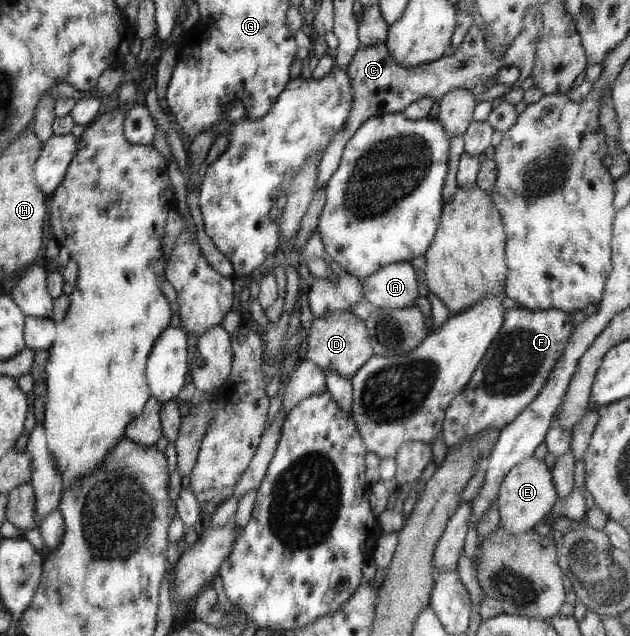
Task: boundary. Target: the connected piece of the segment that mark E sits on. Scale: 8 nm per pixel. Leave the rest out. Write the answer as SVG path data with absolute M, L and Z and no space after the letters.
M528 457L513 467L504 478L497 495L498 524L510 535L518 535L532 529L536 523L540 523L558 499L552 481L551 470L538 458Z

